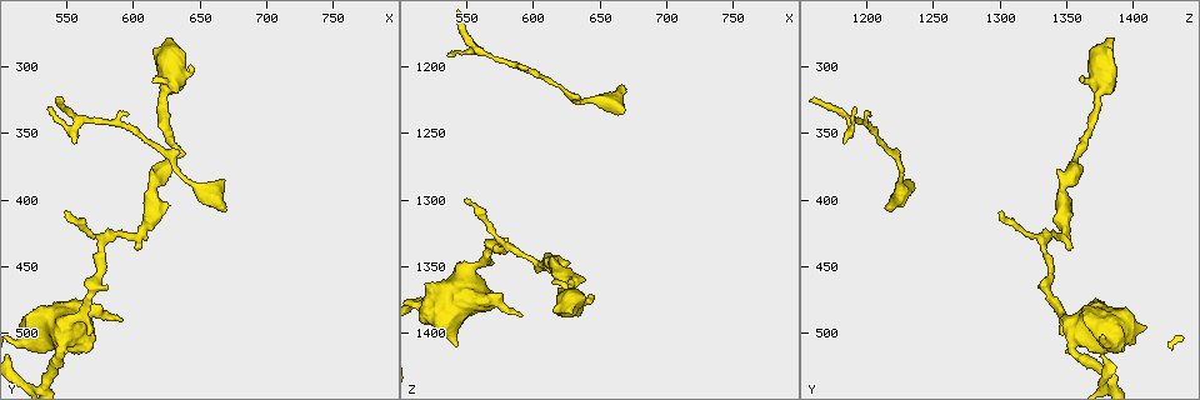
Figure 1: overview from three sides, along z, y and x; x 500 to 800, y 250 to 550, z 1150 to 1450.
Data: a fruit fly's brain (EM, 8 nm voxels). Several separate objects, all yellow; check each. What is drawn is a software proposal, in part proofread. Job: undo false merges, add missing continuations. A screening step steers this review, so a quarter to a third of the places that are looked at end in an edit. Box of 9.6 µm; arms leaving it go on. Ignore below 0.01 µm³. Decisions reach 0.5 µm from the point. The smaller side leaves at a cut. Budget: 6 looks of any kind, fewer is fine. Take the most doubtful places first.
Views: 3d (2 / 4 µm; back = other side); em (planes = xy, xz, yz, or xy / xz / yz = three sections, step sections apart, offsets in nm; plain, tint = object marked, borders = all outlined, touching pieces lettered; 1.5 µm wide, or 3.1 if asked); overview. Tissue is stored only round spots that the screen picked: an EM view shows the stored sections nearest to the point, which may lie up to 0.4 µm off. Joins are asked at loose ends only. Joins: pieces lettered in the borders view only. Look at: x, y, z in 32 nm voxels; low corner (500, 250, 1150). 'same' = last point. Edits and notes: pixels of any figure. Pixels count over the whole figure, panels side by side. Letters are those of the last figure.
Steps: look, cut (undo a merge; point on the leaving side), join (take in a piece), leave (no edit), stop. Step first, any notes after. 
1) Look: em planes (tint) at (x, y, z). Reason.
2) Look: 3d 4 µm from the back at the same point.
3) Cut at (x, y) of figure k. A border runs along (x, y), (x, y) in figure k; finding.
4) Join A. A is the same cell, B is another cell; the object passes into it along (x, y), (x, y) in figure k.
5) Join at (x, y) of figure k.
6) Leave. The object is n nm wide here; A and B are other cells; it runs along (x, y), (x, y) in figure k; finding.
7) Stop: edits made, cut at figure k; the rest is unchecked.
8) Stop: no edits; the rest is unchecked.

Look: em yz step 8 (tint) at (604, 426, 1346). Calibre changes.

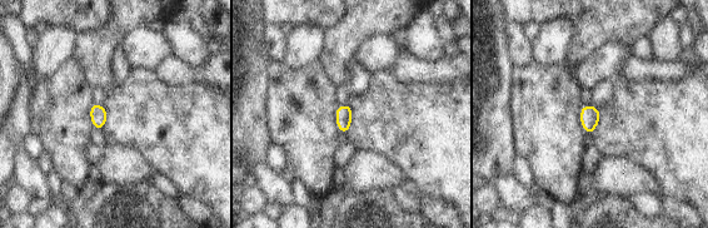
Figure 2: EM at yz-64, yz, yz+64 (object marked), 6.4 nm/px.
Look: em planes (borders) at the same point. Cut it another way.

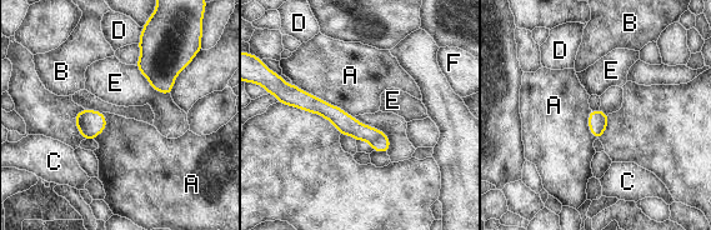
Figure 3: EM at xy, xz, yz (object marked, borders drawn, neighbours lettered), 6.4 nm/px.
Leave. A, B, C, D, E and F are other cells; all the same cell.

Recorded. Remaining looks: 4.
Look: em xz step 8 (tint) at (518, 488, 1360). Thick end.

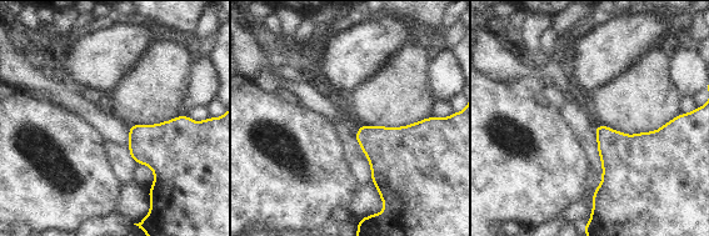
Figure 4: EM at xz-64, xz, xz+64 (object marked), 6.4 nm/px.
Look: em yz step 8 (borders) at the same point. Another direction.

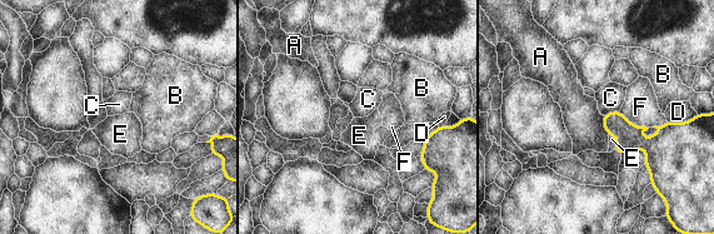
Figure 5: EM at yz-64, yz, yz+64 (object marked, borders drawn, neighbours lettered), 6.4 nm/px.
Leave. A, B, C, D, E and F are other cells; no lettered piece goes on from it.

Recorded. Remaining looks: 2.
Look: 3d 2 µm at (592, 492, 1390). Branch stops here.

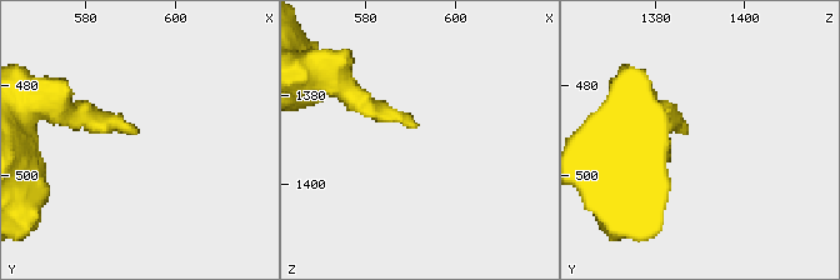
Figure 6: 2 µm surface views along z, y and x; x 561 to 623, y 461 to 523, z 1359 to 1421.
Look: em planes (borders) at (590, 491, 1387). Shape alone is not enough.

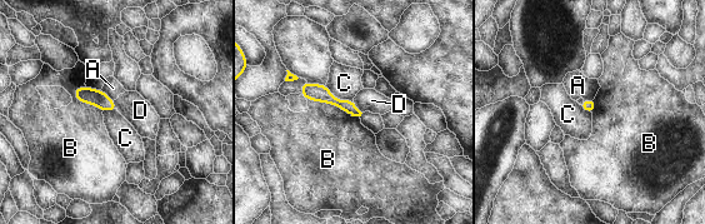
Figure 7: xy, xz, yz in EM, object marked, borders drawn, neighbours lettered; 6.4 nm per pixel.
Leave. A, B, C and D are other cells; a border runs along (325, 84), (336, 98), (353, 100) in figure 7; no lettered piece goes on from it.

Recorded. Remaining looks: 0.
Stop: no edits; the rest is unchecked.

